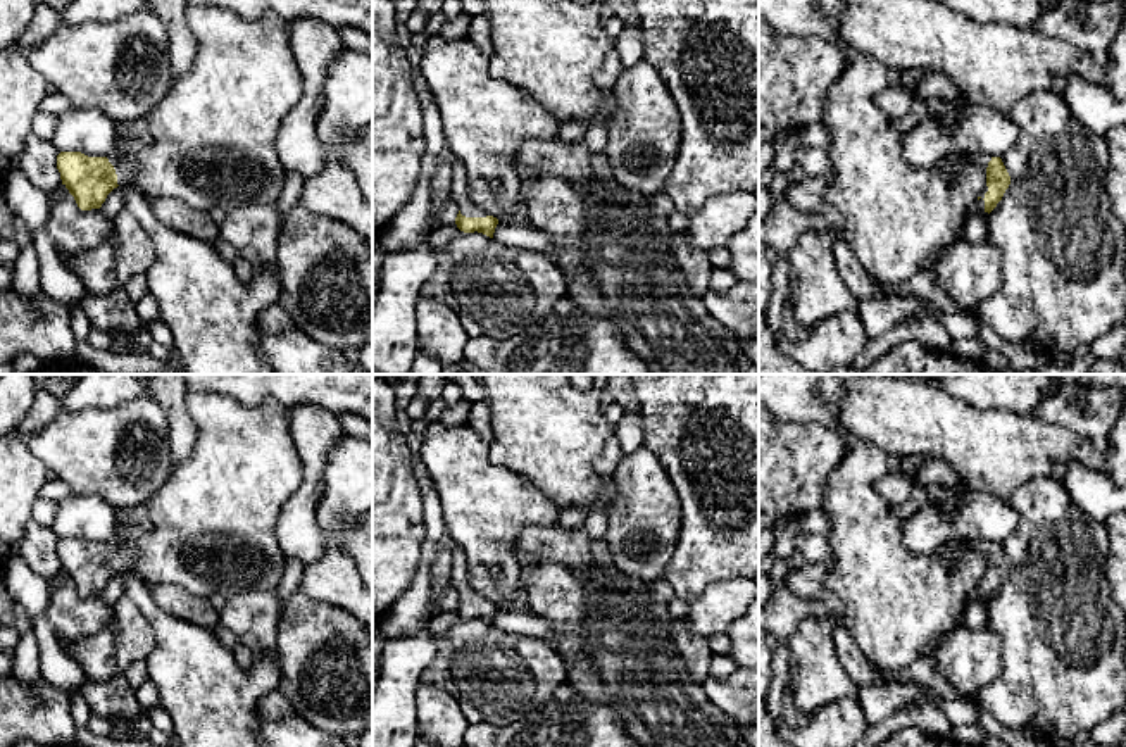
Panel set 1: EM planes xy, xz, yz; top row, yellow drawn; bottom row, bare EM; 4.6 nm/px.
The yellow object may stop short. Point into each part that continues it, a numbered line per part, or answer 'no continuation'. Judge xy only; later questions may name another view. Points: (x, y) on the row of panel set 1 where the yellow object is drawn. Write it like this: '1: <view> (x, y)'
1: xy (211, 145)

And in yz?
1: yz (950, 164)
2: yz (976, 207)

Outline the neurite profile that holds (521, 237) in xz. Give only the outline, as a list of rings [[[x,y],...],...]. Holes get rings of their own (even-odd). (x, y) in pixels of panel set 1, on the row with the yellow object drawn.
[[[498,219],[493,238],[504,245],[541,252],[554,264],[557,262],[557,248],[552,238],[538,229]]]

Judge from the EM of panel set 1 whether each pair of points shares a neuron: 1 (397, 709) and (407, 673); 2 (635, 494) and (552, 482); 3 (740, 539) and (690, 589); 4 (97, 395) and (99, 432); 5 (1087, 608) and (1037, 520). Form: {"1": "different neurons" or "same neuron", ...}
{"1": "same neuron", "2": "different neurons", "3": "same neuron", "4": "different neurons", "5": "same neuron"}

